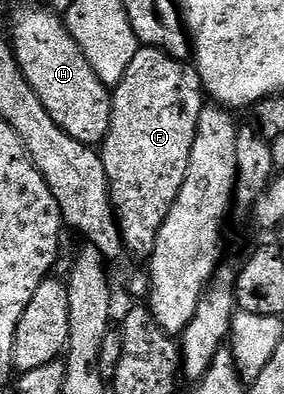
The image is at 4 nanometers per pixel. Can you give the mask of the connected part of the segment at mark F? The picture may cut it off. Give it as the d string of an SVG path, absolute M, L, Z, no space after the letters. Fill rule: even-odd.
M141 47L134 55L126 75L118 78L117 89L111 90L112 114L110 131L105 135L99 150L106 167L108 190L112 196L112 212L120 226L125 250L136 257L151 258L158 231L186 179L186 167L190 163L190 151L194 147L200 113L206 104L206 94L196 74L195 64L179 61L160 49Z

